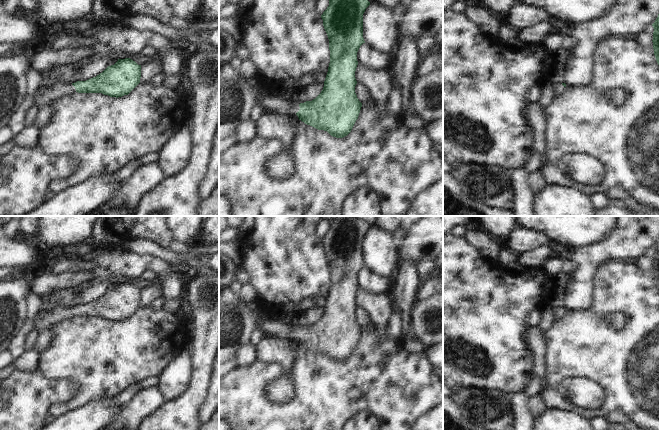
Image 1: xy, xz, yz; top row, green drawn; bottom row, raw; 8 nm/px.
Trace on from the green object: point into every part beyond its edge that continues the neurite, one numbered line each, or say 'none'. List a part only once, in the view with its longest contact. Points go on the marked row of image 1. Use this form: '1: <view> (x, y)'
1: xz (272, 103)

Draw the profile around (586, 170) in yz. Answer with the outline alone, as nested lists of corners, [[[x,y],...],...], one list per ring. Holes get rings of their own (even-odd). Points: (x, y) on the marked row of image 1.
[[[569,155],[559,161],[560,170],[573,181],[589,187],[602,183],[604,166],[596,158],[583,155]]]

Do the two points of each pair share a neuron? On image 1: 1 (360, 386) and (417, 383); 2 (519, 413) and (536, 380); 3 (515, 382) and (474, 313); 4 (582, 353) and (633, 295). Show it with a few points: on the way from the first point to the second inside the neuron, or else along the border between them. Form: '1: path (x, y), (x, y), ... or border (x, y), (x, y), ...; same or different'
1: path (374, 383), (403, 383); same
2: border (525, 391), (529, 393); different
3: path (504, 365), (474, 335), (474, 330); same
4: path (588, 335), (588, 331), (596, 317), (615, 298); same

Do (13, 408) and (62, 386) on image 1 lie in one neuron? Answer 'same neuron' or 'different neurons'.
same neuron

